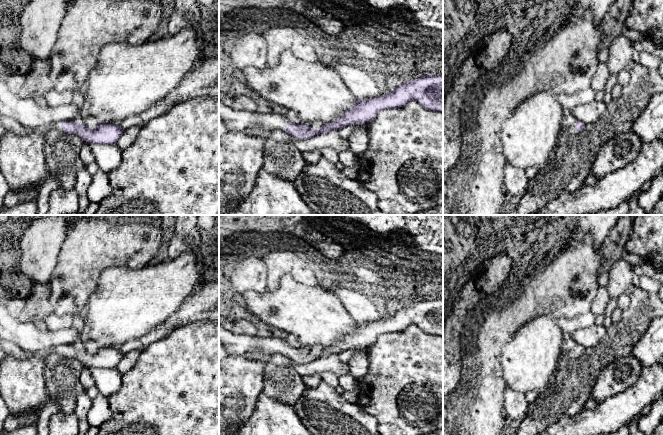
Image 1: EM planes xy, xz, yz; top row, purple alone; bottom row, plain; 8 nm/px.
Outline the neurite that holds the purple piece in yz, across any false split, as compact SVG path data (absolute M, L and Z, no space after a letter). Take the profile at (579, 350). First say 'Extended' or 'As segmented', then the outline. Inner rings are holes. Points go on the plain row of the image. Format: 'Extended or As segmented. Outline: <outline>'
Extended. Outline: M577 345L571 352L564 356L564 359L566 361L573 360L576 357L581 356L584 353L584 351L585 351L584 347L582 347L581 345Z

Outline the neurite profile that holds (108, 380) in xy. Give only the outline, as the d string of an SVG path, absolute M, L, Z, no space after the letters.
M84 367L91 372L95 385L103 396L109 398L120 389L122 374L116 368Z

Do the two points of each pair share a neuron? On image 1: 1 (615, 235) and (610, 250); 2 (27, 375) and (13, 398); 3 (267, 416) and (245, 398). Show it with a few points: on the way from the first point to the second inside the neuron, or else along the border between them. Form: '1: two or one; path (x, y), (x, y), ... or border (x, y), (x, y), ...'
1: one; path (615, 239), (613, 246)
2: one; path (22, 381), (22, 389), (19, 392)
3: two; border (261, 392), (253, 413), (240, 424)

